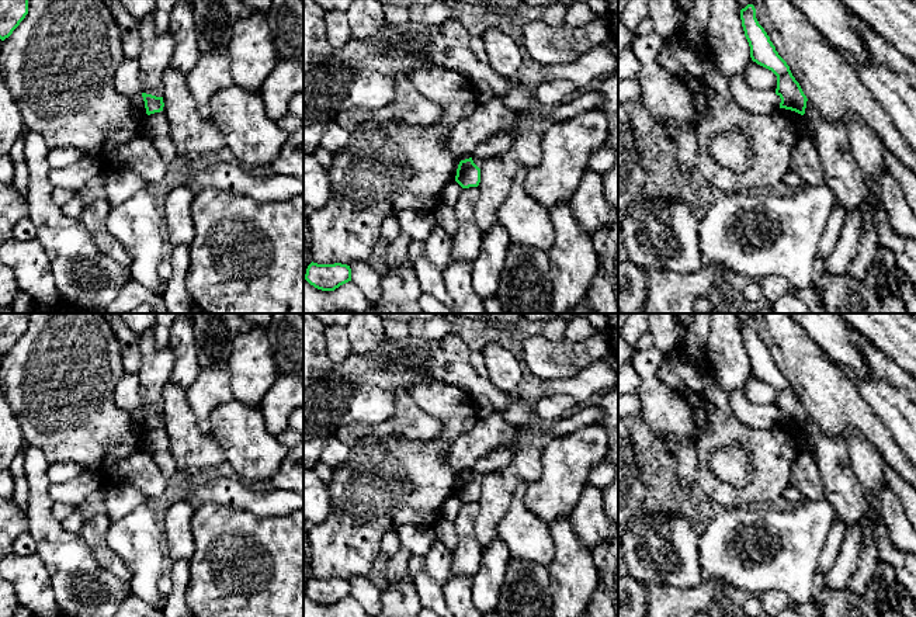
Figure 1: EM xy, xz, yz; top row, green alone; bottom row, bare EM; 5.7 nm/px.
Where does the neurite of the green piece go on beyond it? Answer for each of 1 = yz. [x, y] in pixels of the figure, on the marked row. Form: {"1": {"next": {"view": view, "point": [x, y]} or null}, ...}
{"1": {"next": null}}

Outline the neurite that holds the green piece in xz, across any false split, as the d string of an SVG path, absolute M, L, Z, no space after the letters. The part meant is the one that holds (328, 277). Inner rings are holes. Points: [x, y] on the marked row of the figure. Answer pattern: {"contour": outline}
{"contour": "M312 261L306 268L305 280L318 290L334 291L351 281L351 268L341 263L318 264Z"}

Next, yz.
{"contour": "M747 4L740 10L742 27L750 46L750 58L757 65L771 70L777 76L776 94L781 98L780 108L805 114L806 96L792 76L787 62L778 55L770 37L756 18L756 8Z"}

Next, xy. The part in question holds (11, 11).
{"contour": "M0 0L0 39L8 38L28 14L28 0Z"}

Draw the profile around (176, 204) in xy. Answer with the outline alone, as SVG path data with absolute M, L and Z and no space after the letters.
M176 187L169 190L160 200L160 207L166 216L167 247L184 245L190 246L194 239L194 221L191 205L195 191L191 187Z

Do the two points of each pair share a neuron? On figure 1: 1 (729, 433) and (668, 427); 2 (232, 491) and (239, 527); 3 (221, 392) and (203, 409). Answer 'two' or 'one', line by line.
1: two
2: two
3: one

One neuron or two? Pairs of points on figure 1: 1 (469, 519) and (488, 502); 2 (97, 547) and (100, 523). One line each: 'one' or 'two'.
1: two
2: one

